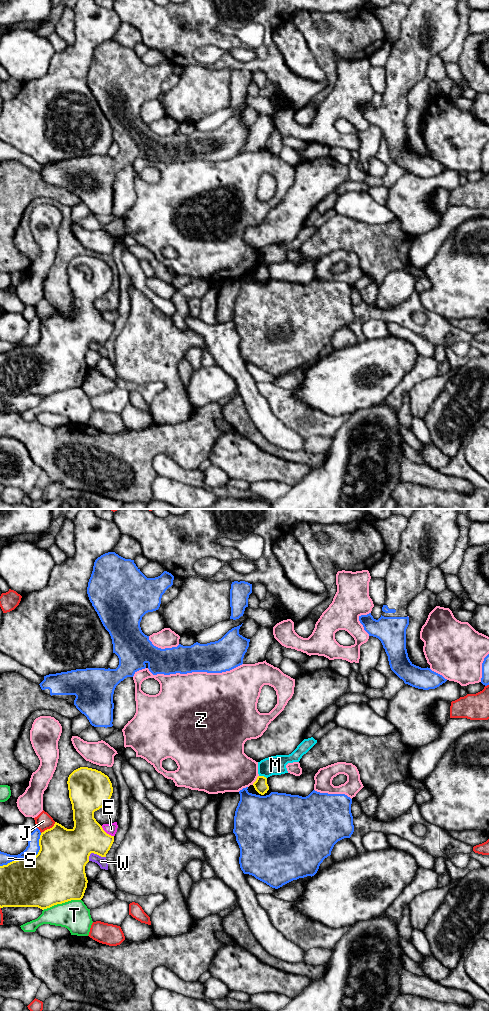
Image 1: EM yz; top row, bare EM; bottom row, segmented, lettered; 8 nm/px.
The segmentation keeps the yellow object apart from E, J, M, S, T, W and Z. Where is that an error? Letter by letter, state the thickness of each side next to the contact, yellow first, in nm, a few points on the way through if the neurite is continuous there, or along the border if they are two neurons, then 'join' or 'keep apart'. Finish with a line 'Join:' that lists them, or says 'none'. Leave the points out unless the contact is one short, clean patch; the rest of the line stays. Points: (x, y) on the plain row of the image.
E: calibres 280 and 90 nm; keep apart
J: calibres 400 and 140 nm; keep apart
M: calibres 110 and 160 nm; border yz (259, 263), (263, 263), (266, 266); keep apart
S: calibres 440 and 100 nm; keep apart
T: calibres 460 and 240 nm; keep apart
W: calibres 400 and 80 nm; keep apart
Z: calibres 110 and 360 nm; keep apart
Join: none

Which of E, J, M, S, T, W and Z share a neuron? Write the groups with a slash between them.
E M / J / S / T / W / Z

